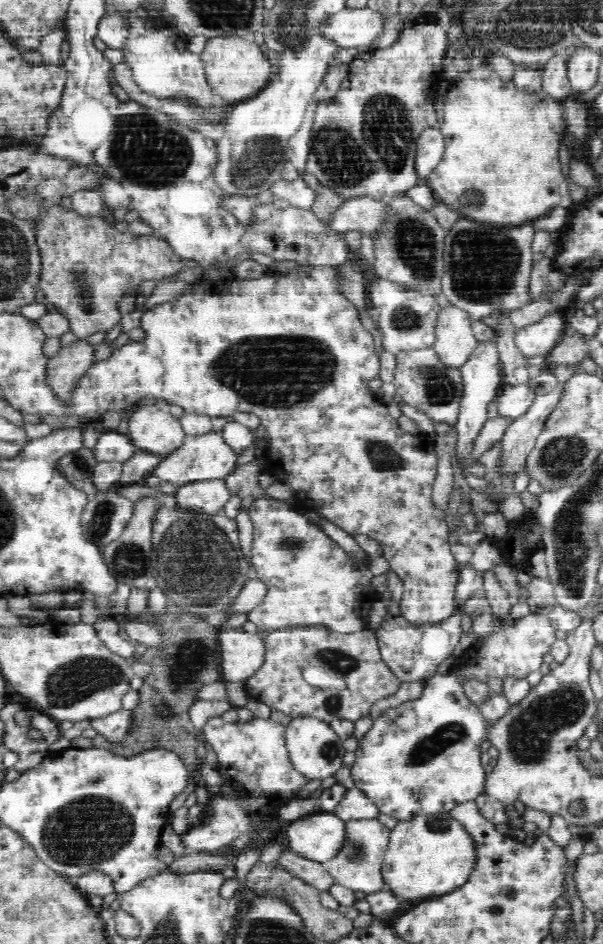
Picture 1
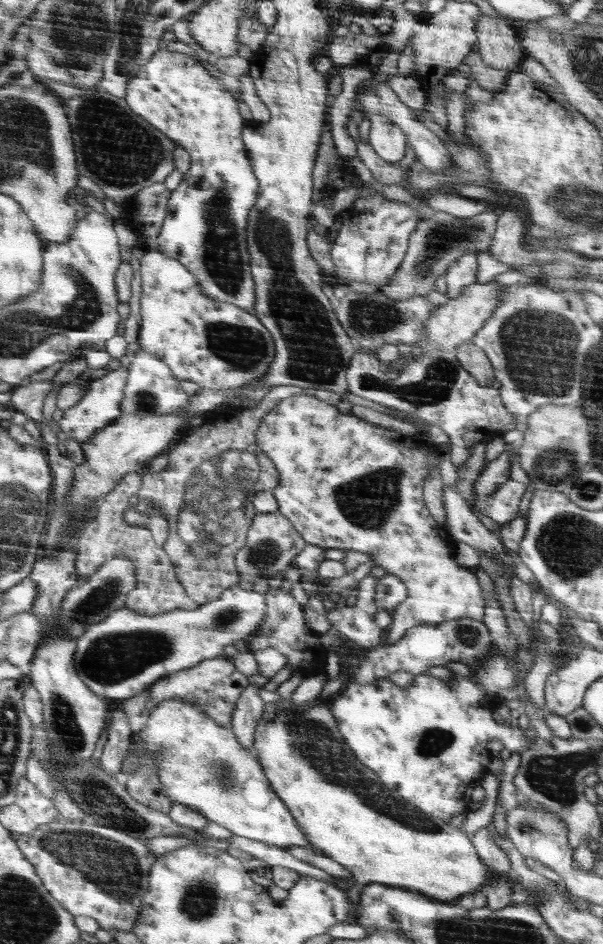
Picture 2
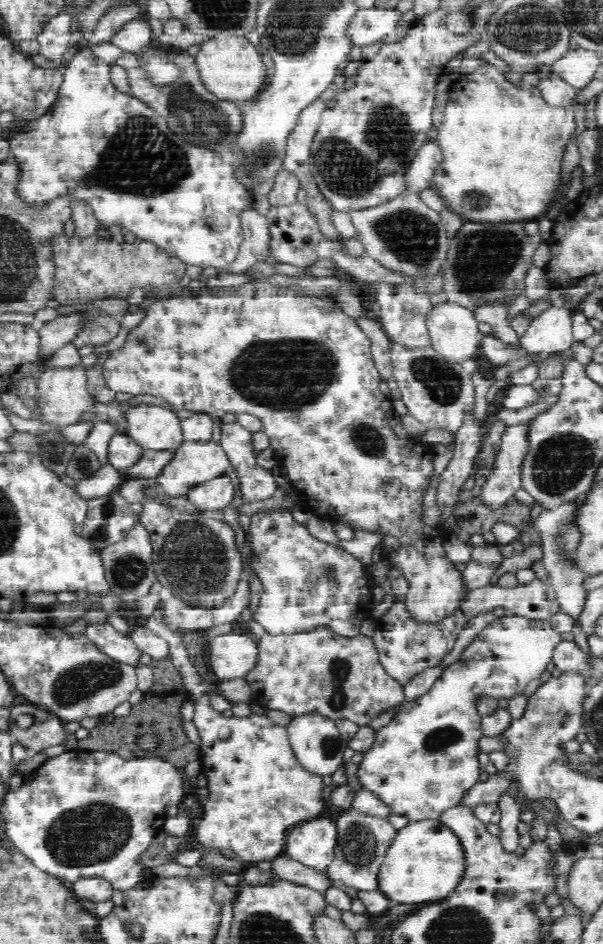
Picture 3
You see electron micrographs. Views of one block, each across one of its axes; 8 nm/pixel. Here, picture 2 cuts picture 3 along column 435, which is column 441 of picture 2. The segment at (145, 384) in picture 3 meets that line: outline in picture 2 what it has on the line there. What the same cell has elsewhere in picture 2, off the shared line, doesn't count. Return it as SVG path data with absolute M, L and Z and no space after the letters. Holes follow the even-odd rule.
M300 393L285 398L284 401L274 407L274 410L266 414L264 420L261 421L260 428L257 430L257 445L269 456L270 461L280 472L280 483L272 491L278 506L277 512L285 515L293 524L293 527L298 528L298 533L302 536L302 539L324 549L337 548L343 551L358 550L366 552L372 562L376 562L380 568L384 568L386 574L396 575L404 582L407 598L394 609L393 621L385 632L386 647L396 644L410 628L416 628L416 626L422 624L438 624L464 616L474 619L486 618L487 600L485 595L481 594L481 580L477 576L479 569L462 566L462 562L458 562L458 546L456 546L454 536L450 534L447 526L442 526L442 522L438 522L438 518L434 518L434 514L430 514L430 502L426 502L426 482L430 482L430 474L441 472L439 466L442 466L442 454L437 451L437 446L428 440L425 435L406 436L406 434L398 433L398 430L375 425L356 417L346 407L327 403L323 399L310 396L308 393Z

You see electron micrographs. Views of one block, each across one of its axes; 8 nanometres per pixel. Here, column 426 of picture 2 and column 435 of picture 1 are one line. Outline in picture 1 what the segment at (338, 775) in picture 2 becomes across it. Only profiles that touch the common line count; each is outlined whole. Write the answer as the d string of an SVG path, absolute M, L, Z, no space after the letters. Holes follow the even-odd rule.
M449 812L420 814L412 820L399 821L390 831L389 844L382 861L381 873L387 884L387 889L398 896L400 900L436 899L439 895L462 886L468 880L470 873L473 872L476 862L476 842L456 818L452 818Z

